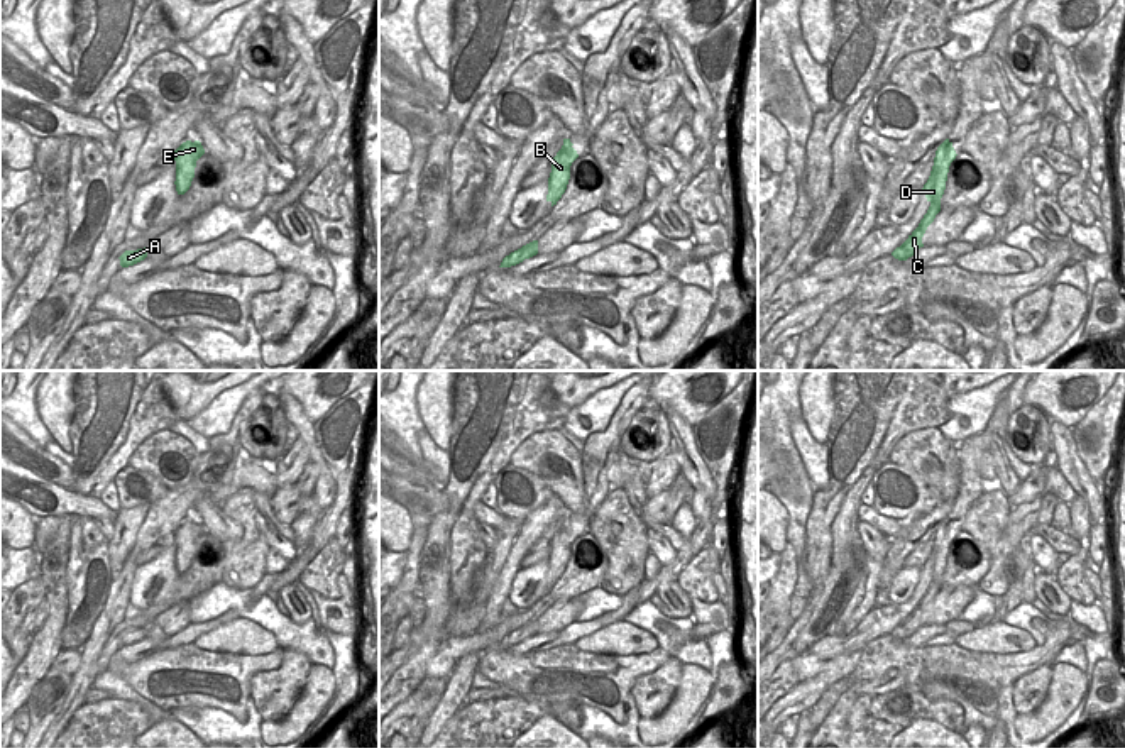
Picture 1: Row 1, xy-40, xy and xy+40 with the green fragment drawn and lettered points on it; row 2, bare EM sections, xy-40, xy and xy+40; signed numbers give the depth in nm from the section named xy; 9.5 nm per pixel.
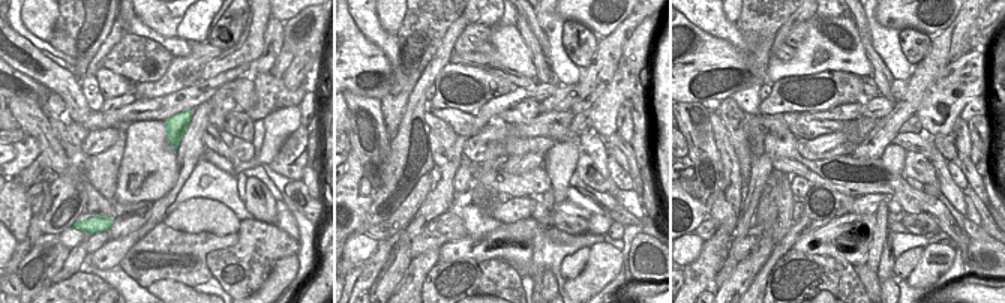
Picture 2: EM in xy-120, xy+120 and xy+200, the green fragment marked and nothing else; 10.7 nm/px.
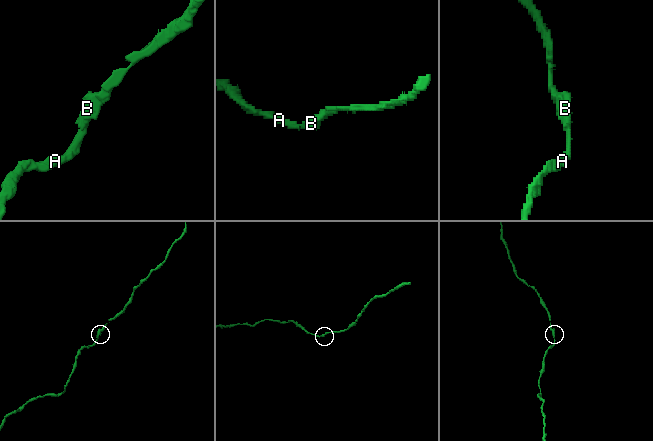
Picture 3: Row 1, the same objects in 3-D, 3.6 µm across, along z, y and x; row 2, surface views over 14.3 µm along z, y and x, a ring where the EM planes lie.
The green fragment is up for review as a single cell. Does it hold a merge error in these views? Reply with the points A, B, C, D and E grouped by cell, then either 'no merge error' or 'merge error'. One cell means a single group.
groups A B C D E; no merge error

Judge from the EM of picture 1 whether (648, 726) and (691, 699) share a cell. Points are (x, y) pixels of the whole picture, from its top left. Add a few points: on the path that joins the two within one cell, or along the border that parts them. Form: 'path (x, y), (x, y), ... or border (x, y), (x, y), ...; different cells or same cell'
path (658, 726), (664, 726), (680, 709); same cell

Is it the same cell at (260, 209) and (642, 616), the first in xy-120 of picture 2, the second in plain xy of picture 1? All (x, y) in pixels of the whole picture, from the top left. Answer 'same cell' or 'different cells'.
different cells

